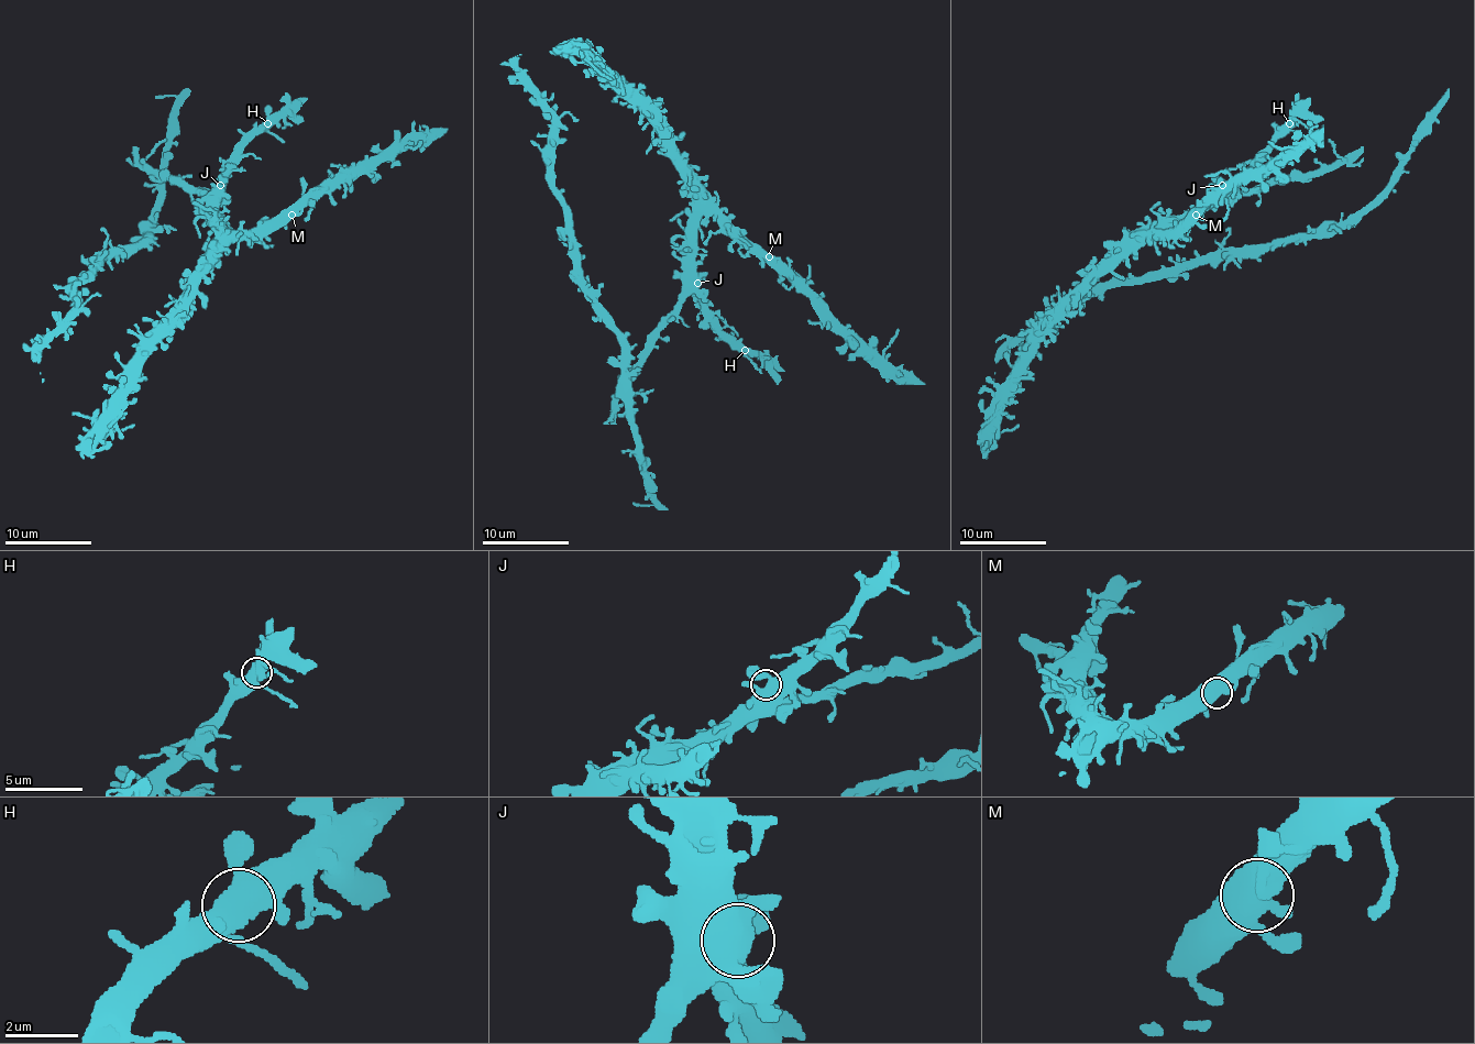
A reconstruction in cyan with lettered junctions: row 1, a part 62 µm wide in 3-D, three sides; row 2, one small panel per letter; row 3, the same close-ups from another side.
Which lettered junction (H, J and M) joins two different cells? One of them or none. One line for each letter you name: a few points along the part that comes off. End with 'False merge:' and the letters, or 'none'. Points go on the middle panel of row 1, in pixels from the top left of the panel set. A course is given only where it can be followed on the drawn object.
False merge: none

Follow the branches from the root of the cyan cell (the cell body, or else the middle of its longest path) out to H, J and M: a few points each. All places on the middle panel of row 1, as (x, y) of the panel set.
H: (624, 382), (633, 373), (650, 334), (691, 294), (716, 326), (745, 350)
J: (624, 382), (633, 373), (650, 334), (697, 287), (697, 283)
M: (624, 382), (633, 373), (650, 334), (678, 303), (691, 227), (704, 213), (723, 216), (769, 256)

